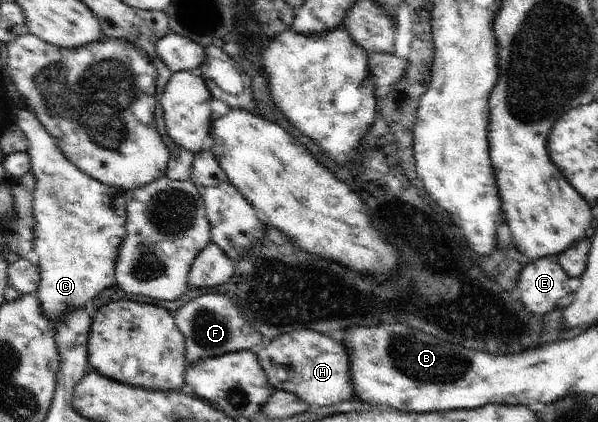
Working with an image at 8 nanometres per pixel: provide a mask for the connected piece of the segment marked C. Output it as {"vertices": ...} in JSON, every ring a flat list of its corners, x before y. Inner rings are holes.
{"vertices":[[28,108,17,111,16,124,30,143,27,152,36,177,32,202,36,221,34,250,39,257,41,280,35,294,42,313,54,325,68,313,84,309,102,289,116,285,116,259,126,237,125,189,102,183,78,169]]}

